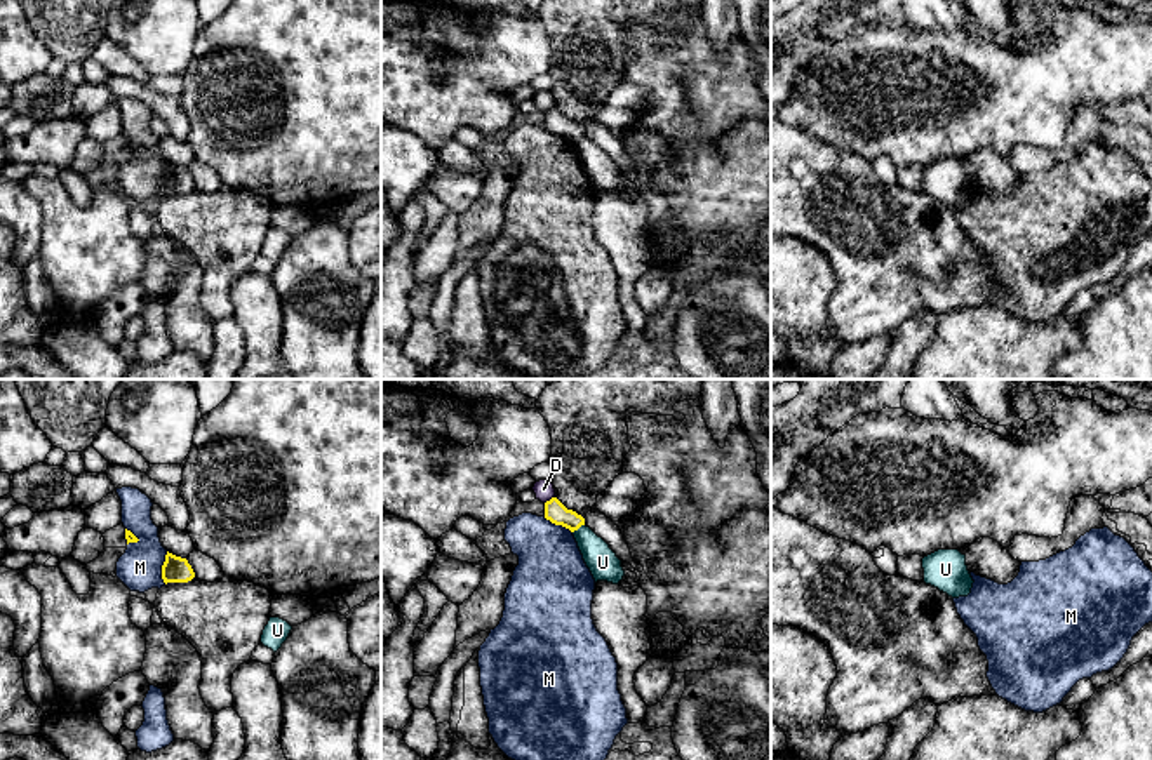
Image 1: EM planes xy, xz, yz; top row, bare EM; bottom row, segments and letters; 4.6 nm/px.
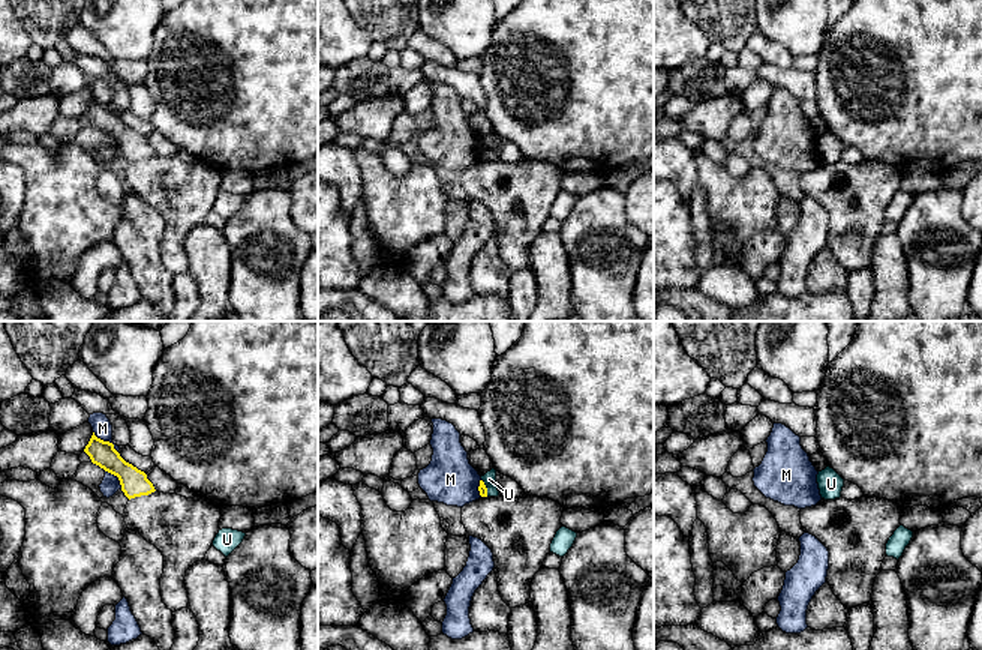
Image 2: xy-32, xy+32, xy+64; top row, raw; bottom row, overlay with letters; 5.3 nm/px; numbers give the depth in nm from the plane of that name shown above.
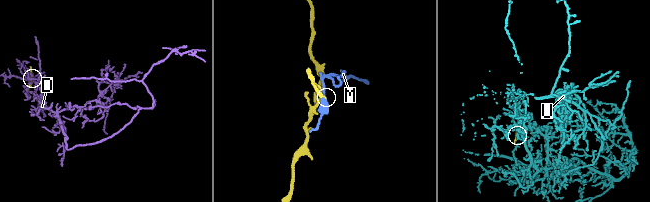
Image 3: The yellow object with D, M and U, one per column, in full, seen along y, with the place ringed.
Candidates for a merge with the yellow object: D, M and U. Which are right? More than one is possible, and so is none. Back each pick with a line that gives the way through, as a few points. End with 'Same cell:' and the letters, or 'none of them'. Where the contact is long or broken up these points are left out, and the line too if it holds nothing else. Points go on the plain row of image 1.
Same cell: none of them

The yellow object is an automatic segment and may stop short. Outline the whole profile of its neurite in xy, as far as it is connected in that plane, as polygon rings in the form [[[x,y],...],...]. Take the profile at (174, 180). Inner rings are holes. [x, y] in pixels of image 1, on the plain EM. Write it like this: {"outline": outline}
{"outline": [[[167,162],[165,172],[162,176],[164,193],[188,193],[195,188],[195,183],[186,169],[176,167]]]}

